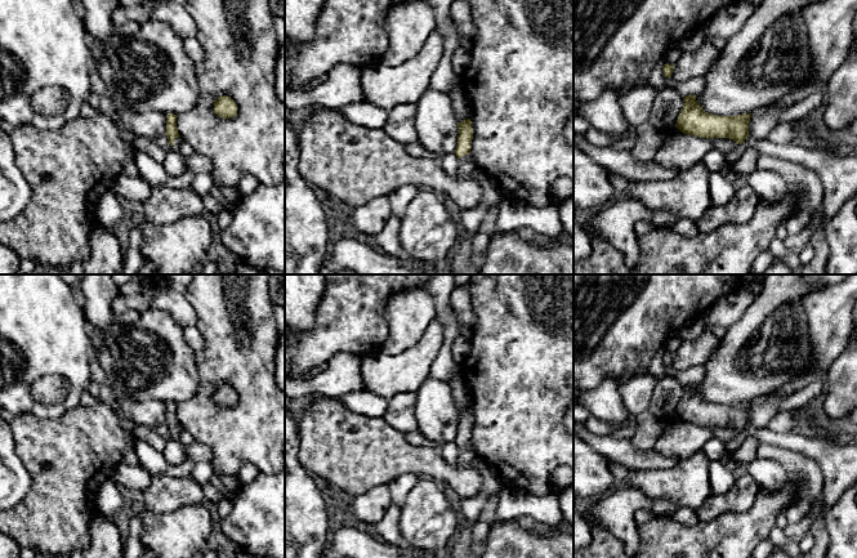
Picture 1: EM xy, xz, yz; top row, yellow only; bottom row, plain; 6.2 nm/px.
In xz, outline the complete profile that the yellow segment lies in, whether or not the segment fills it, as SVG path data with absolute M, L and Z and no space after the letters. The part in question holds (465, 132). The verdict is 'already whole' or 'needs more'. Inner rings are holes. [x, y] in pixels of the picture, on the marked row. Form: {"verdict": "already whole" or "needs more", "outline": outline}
{"verdict": "needs more", "outline": "M467 119L457 124L459 135L455 155L457 157L459 170L468 177L473 168L473 157L470 155L472 139L473 139L473 128L470 119Z"}

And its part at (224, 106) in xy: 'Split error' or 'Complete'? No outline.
Complete

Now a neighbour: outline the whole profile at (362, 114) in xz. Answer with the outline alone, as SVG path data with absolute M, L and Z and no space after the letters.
M366 102L344 104L335 110L351 122L369 129L383 129L388 120L388 111Z

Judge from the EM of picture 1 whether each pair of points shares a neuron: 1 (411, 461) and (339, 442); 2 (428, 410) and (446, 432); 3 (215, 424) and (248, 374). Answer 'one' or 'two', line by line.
1: one
2: one
3: one

